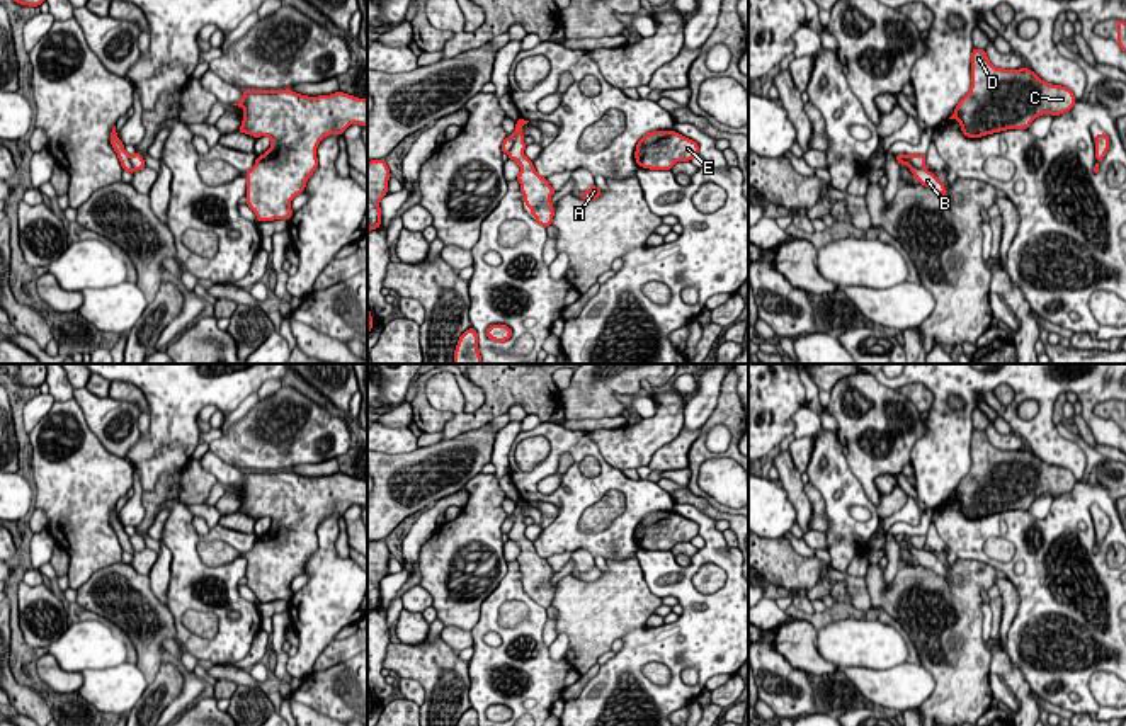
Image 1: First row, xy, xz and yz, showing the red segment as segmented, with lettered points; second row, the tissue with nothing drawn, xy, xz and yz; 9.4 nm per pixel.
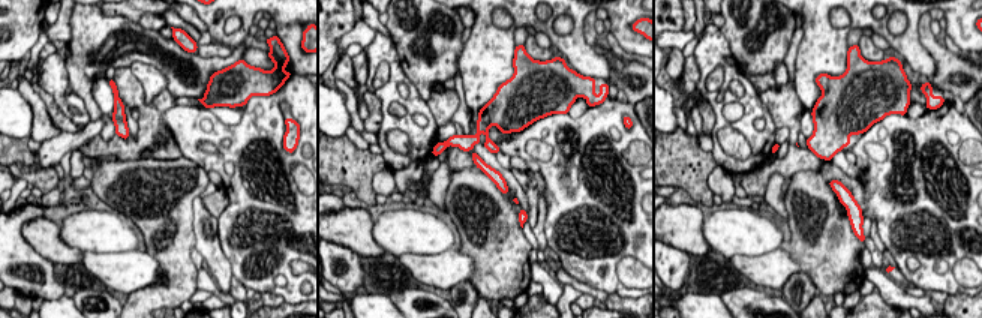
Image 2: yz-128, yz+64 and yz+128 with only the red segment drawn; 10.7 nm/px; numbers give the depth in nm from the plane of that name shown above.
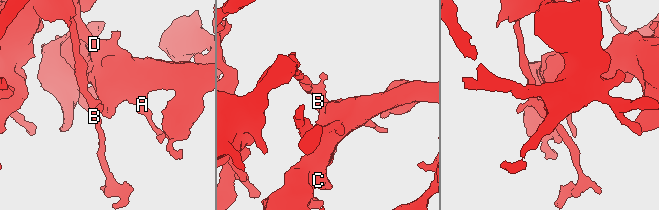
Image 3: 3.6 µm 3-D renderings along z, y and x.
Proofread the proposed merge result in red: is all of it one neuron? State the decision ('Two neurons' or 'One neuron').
Two neurons

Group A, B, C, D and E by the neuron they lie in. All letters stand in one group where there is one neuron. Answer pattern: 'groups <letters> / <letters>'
groups A C D E / B

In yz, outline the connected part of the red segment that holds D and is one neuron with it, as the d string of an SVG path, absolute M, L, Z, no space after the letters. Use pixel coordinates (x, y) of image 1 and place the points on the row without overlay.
M973 428L971 468L949 500L959 503L966 519L981 519L1027 510L1036 498L1065 495L1075 483L1070 469L1048 464L1029 449L997 449L985 430Z

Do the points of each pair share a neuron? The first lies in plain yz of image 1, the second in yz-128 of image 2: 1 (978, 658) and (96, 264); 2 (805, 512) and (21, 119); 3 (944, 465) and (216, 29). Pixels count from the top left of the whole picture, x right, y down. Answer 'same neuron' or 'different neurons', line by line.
1: different neurons
2: different neurons
3: same neuron

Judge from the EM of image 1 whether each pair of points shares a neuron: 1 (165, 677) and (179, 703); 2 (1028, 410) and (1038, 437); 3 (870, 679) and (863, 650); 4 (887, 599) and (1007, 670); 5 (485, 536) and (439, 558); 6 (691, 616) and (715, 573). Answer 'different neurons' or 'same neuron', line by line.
1: different neurons
2: different neurons
3: different neurons
4: different neurons
5: same neuron
6: different neurons

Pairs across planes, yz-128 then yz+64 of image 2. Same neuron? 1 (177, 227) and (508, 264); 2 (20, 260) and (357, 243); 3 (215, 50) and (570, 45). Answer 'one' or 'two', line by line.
1: one
2: two
3: two

